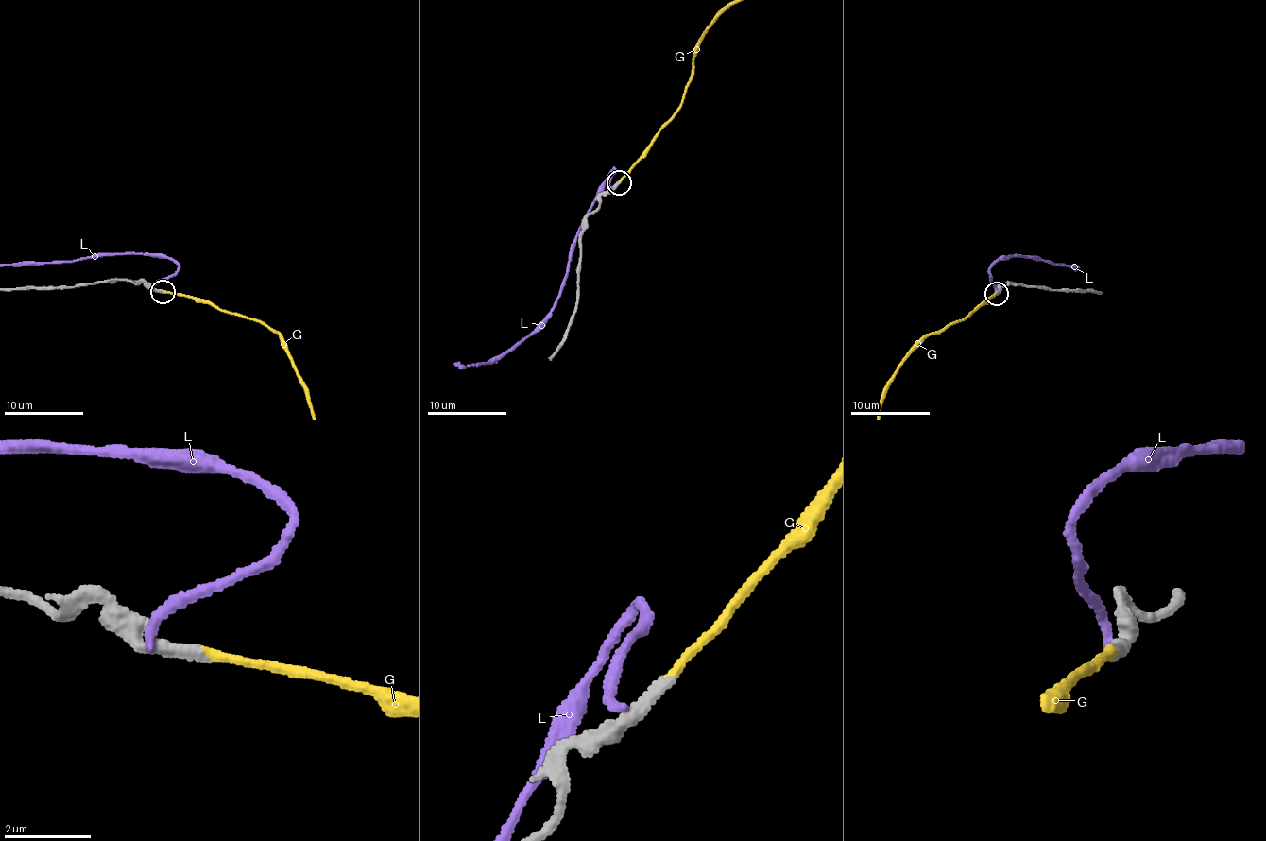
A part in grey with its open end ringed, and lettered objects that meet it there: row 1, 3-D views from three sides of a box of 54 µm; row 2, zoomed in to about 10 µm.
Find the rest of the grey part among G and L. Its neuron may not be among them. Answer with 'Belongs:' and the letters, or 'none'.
Belongs: G

